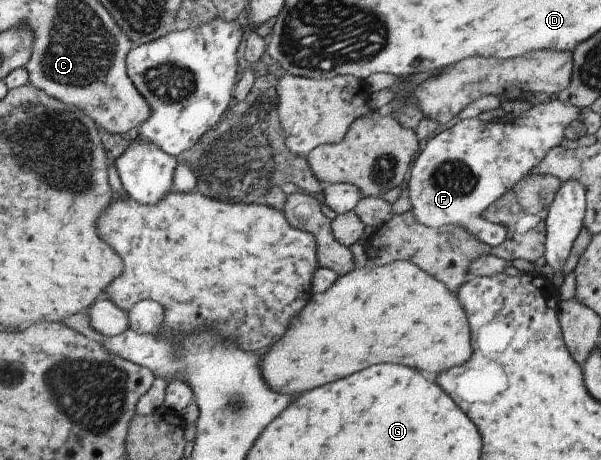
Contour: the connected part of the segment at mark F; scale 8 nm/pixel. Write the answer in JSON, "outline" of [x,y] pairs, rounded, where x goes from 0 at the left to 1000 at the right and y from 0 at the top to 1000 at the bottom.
{"outline":[[[920,211],[908,228],[887,228],[885,237],[865,257],[847,252],[825,267],[805,267],[792,254],[769,259],[725,291],[709,309],[694,341],[686,346],[681,363],[682,380],[676,411],[689,476],[717,496],[762,491],[815,537],[832,533],[844,513],[844,502],[835,491],[812,483],[802,472],[802,463],[859,393],[875,389],[880,367],[892,359],[917,320],[928,315],[932,298],[937,298],[937,280],[947,276],[955,261],[965,263],[960,261],[960,254],[965,259],[963,237],[943,220],[930,222]]]}

